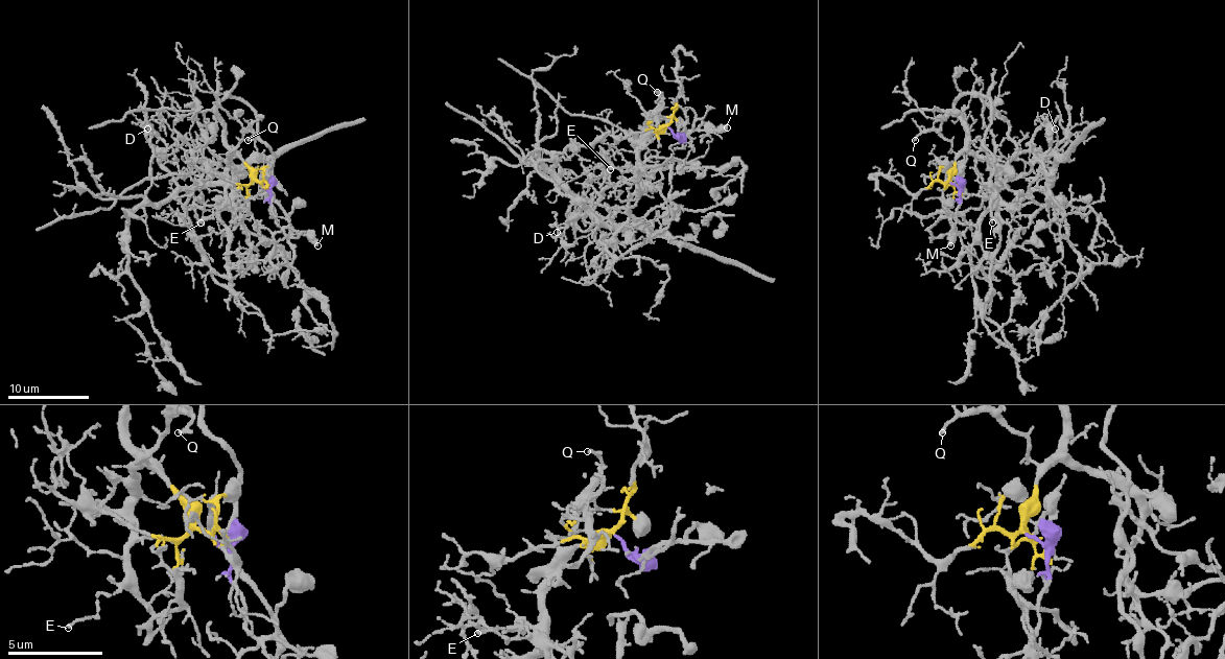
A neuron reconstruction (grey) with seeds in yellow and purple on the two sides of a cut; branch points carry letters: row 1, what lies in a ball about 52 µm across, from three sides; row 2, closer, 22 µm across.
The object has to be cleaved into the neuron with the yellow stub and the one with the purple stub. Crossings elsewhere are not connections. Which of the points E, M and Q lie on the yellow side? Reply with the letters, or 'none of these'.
E, Q

